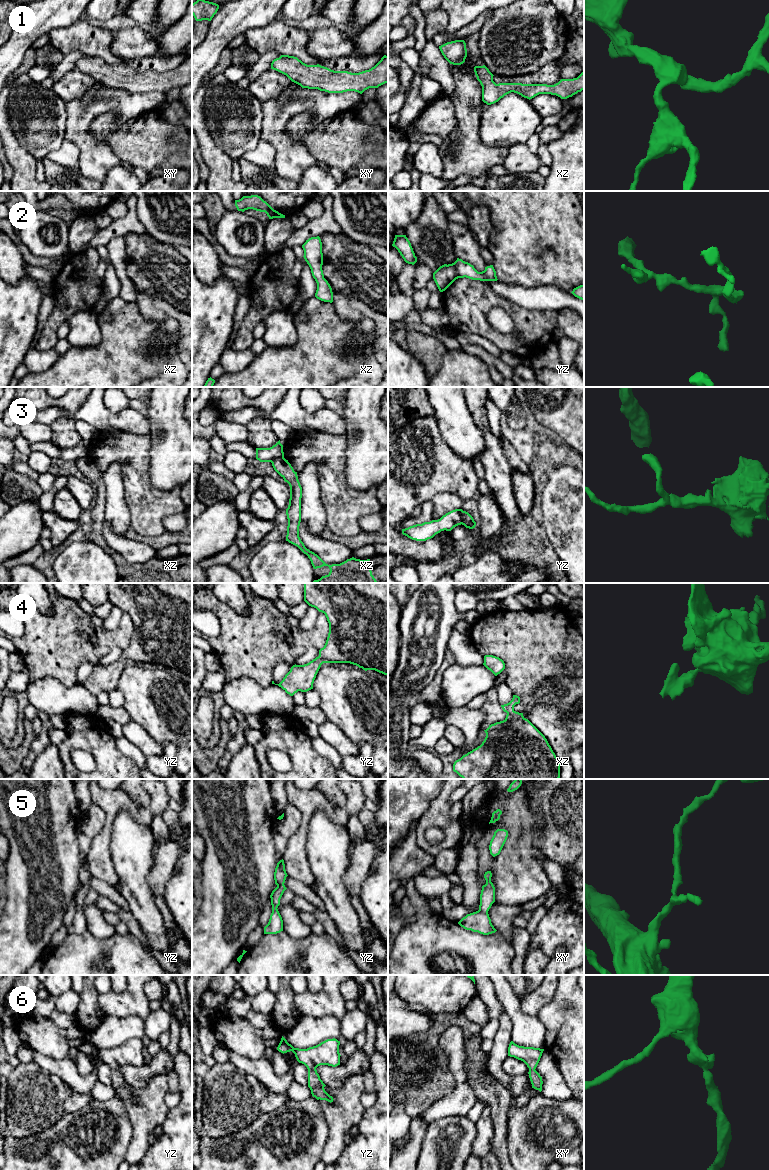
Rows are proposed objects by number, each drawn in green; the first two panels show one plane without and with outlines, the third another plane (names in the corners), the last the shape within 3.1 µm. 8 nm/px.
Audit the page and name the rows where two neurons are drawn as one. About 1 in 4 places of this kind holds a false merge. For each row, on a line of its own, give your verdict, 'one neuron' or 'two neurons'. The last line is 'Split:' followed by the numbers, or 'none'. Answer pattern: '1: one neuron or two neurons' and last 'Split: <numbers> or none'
1: one neuron
2: one neuron
3: two neurons
4: one neuron
5: one neuron
6: one neuron
Split: 3

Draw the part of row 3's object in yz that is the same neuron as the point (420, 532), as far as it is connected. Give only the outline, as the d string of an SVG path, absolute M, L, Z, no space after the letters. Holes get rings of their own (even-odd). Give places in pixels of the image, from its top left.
M461 509L452 510L438 520L416 524L402 529L402 534L416 541L426 541L441 531L451 531L462 524Z

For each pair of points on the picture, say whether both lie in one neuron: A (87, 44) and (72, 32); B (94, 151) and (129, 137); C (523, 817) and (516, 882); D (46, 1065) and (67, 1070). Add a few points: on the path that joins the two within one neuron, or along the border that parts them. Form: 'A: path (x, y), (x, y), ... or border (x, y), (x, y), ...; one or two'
A: path (83, 40), (76, 35); one
B: border (92, 129), (92, 134), (104, 141), (121, 161); two
C: path (523, 833), (519, 845), (518, 866); one
D: path (51, 1066), (62, 1068); one

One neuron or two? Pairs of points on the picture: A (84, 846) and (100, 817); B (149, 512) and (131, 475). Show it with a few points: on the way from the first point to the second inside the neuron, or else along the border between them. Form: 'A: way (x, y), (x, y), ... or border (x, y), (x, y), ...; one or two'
A: way (84, 839), (86, 831), (93, 824); one
B: way (141, 503), (138, 500), (137, 484); one

